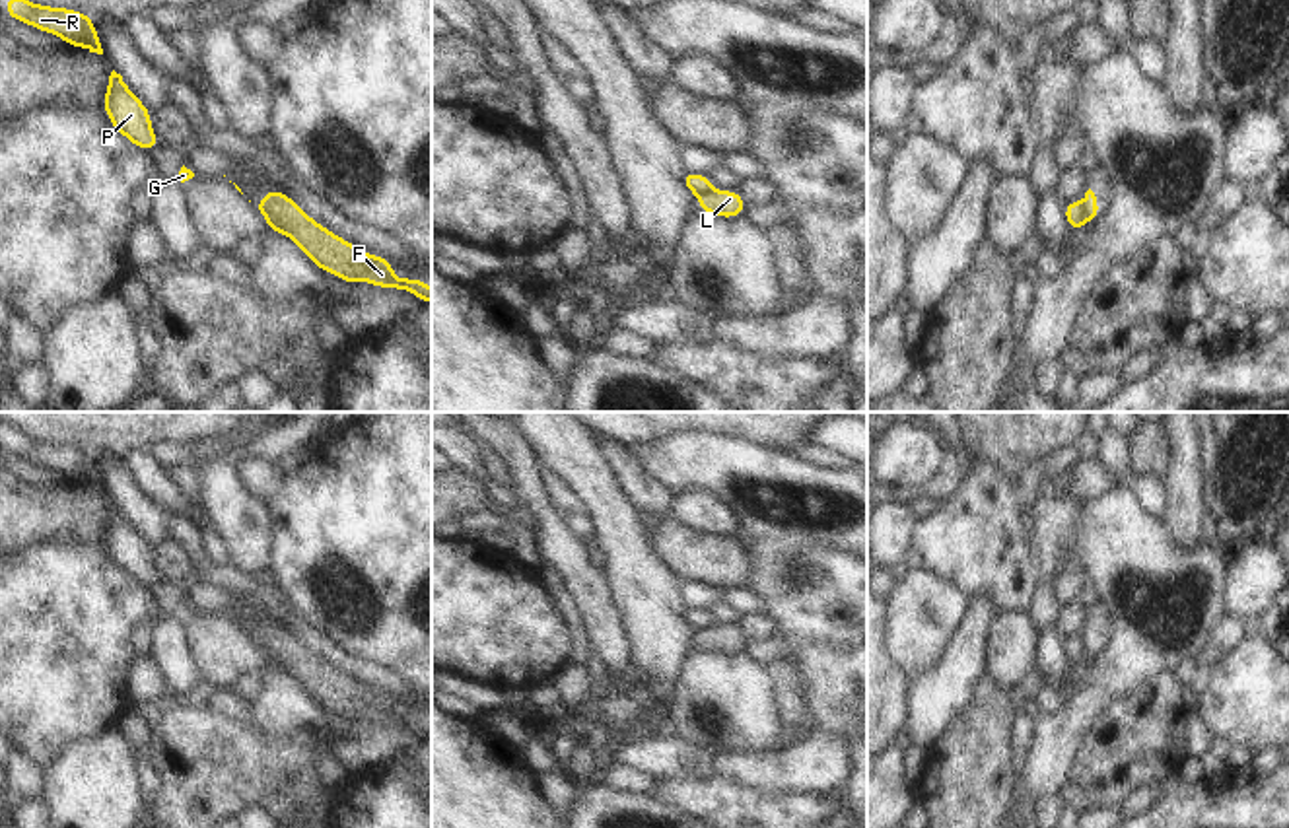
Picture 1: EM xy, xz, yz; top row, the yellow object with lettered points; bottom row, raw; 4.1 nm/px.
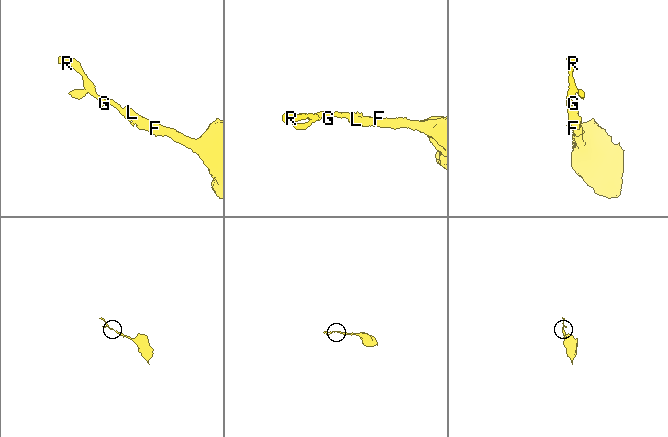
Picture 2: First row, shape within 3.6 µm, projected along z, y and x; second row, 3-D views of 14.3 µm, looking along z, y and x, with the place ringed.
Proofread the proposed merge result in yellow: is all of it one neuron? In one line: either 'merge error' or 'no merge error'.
merge error

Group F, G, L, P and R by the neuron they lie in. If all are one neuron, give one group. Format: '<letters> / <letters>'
F L / G P R

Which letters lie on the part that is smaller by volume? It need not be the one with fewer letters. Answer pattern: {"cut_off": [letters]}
{"cut_off": ["G", "P", "R"]}

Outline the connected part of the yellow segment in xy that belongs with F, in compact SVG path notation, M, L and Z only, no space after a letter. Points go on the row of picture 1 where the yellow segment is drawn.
M284 190L262 194L264 220L280 227L319 268L346 284L367 282L385 290L406 290L422 303L432 301L432 288L422 278L397 278L393 262L366 253L307 216Z

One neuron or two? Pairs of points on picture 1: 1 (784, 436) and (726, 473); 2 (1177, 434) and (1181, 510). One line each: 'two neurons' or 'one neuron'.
1: two neurons
2: one neuron

